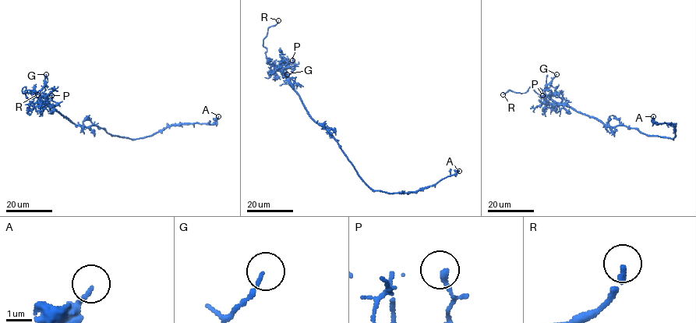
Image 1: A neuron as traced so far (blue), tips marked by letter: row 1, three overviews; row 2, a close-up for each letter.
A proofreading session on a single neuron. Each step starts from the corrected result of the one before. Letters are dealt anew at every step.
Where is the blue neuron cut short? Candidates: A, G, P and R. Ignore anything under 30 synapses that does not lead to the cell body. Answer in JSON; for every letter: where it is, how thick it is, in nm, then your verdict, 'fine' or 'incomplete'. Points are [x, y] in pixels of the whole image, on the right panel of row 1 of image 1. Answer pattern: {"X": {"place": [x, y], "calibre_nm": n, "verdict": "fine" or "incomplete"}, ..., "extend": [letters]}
{"A": {"place": [653, 116], "calibre_nm": 180, "verdict": "fine"}, "G": {"place": [556, 74], "calibre_nm": 130, "verdict": "fine"}, "P": {"place": [542, 95], "calibre_nm": 200, "verdict": "fine"}, "R": {"place": [503, 94], "calibre_nm": 200, "verdict": "incomplete"}, "extend": ["R"]}

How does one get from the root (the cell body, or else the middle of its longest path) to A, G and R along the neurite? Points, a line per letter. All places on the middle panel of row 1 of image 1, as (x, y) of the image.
A: (334, 138), (358, 175), (374, 190), (389, 193), (417, 191), (435, 185), (459, 171)
G: (334, 138), (311, 117), (298, 94), (287, 81), (280, 62), (285, 63), (287, 74)
R: (334, 138), (311, 117), (287, 77), (267, 62), (263, 38), (267, 29), (278, 20)

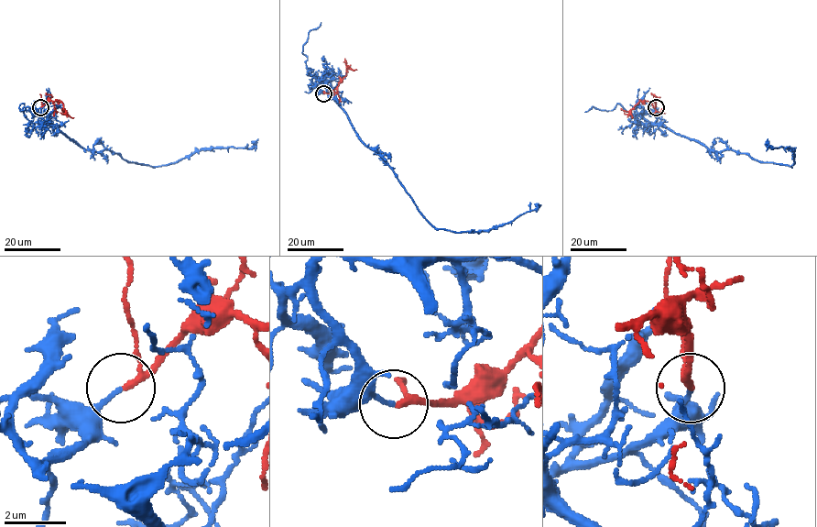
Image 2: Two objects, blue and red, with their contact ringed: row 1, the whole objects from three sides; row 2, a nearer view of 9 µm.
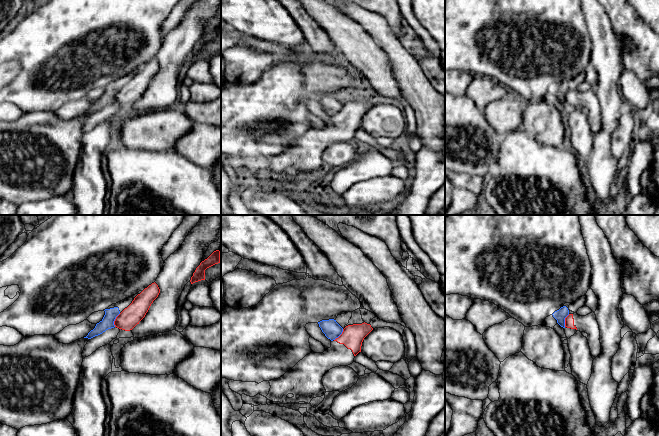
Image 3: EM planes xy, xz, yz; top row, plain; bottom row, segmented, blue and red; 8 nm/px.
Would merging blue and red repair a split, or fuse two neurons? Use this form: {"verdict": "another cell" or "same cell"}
{"verdict": "another cell"}

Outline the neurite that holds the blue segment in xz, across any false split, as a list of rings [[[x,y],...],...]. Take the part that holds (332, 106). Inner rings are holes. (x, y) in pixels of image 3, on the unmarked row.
[[[334,95],[322,96],[318,100],[325,112],[331,117],[338,114],[343,108],[343,104]]]

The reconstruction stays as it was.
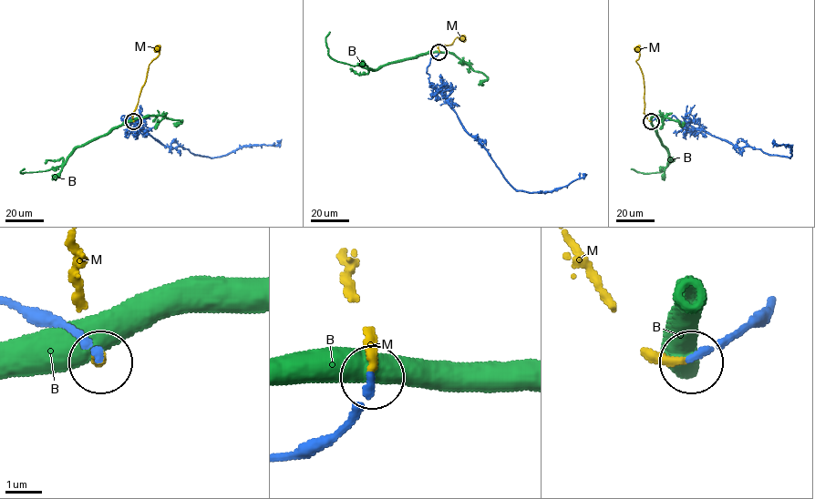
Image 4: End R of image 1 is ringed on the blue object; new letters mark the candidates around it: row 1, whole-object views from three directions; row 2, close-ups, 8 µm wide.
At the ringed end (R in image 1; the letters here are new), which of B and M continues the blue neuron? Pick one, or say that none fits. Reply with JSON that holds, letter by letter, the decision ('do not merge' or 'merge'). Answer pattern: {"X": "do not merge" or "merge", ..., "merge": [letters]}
{"B": "do not merge", "M": "merge", "merge": ["M"]}

